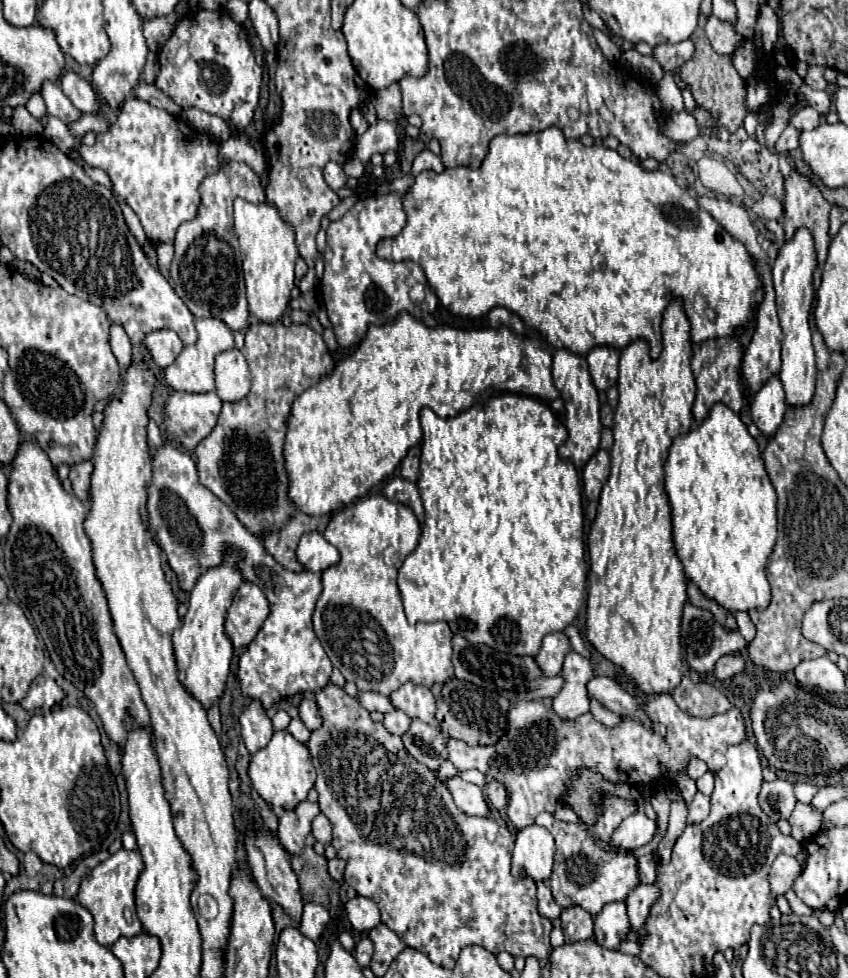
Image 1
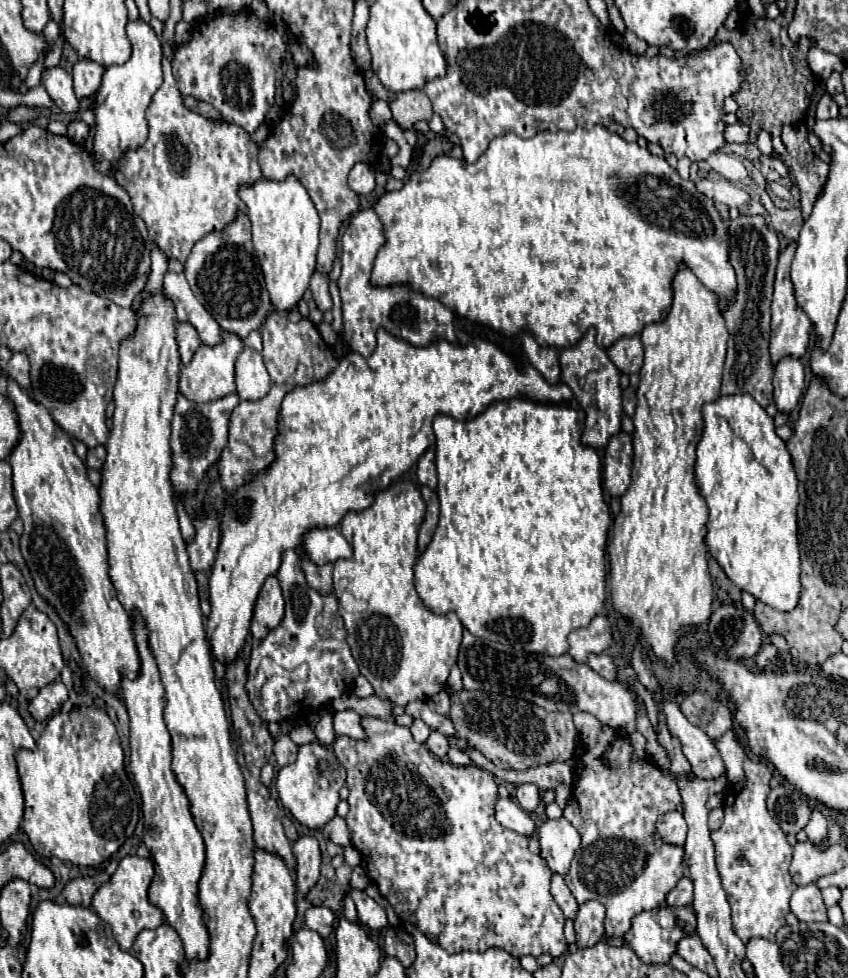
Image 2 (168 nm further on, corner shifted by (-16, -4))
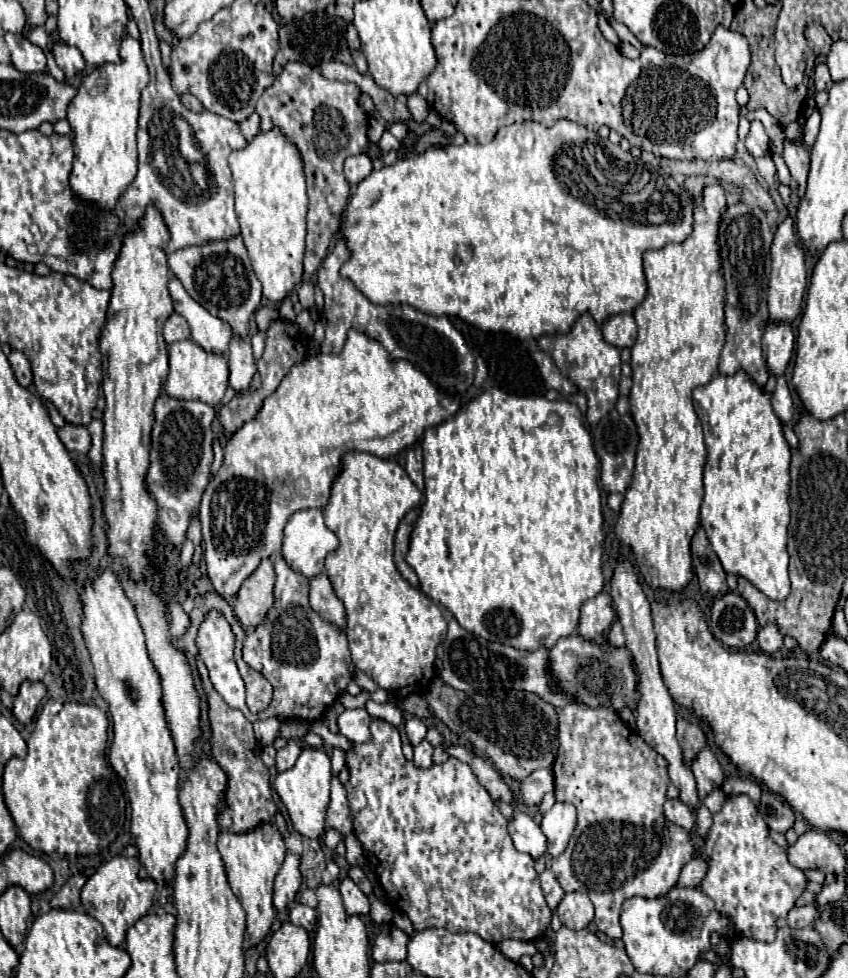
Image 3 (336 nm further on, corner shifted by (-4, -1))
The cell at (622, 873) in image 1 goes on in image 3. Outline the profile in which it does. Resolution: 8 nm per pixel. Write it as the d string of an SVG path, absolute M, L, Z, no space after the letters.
M568 704L558 714L558 754L554 762L556 800L572 802L578 810L578 824L568 848L550 860L550 870L564 890L580 890L592 900L596 914L594 922L600 932L610 938L620 938L620 906L626 898L664 896L676 886L684 862L694 858L690 832L664 818L664 802L668 782L668 762L656 754L612 708L588 708L582 704Z

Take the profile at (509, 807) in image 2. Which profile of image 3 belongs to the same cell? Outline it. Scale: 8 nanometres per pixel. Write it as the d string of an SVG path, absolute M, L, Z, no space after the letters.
M516 812L510 820L510 836L514 840L516 850L532 856L534 860L546 856L548 840L544 838L540 826L524 812Z

